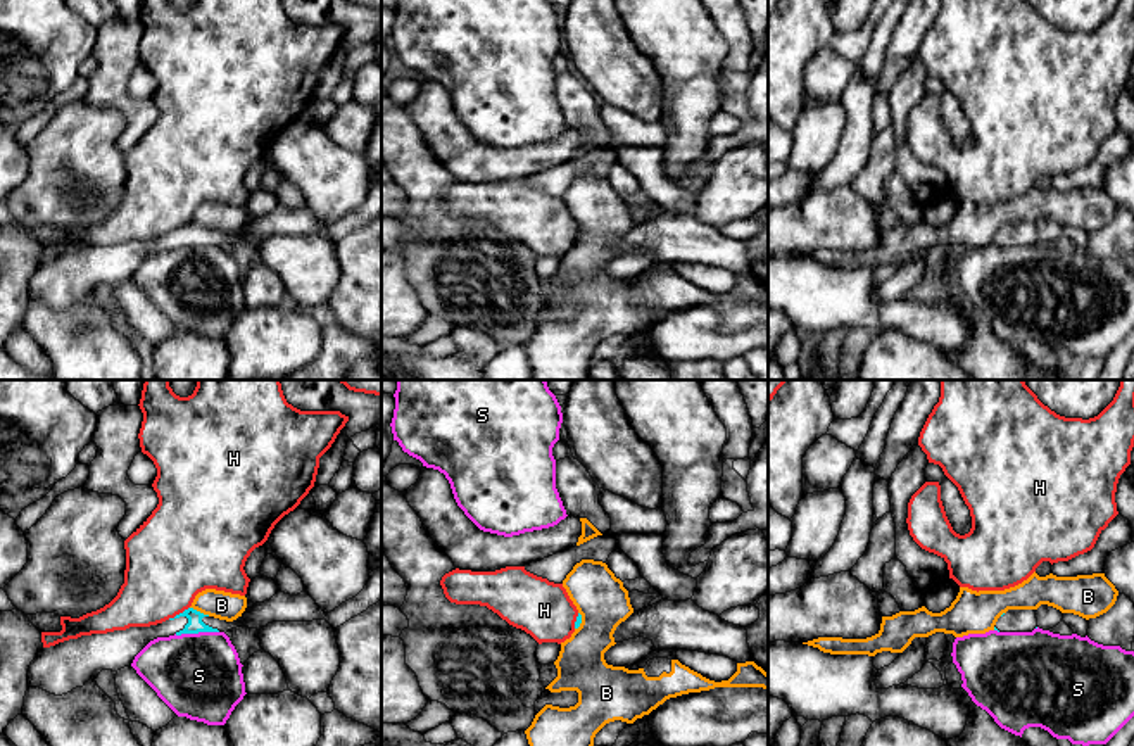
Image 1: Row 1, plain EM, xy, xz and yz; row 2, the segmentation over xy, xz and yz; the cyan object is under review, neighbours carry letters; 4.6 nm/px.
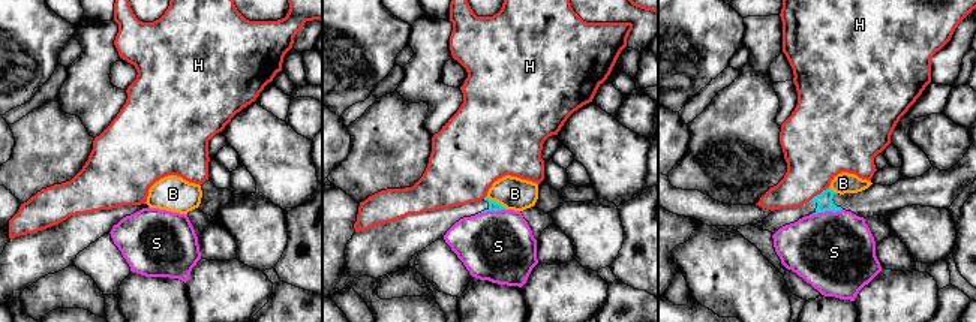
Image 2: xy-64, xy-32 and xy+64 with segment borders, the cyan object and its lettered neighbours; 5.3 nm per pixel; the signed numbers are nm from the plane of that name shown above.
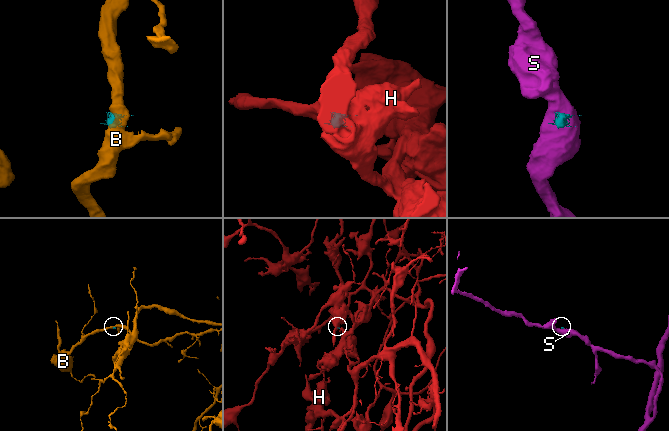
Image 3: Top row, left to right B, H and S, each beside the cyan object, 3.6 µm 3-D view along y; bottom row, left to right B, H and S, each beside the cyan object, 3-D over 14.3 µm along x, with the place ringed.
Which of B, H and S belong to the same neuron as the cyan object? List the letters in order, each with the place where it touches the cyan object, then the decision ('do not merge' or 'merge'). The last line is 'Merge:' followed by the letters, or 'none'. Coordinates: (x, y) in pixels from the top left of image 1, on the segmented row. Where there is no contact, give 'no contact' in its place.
B: contact xy (199, 612); do not merge
H: contact xy (180, 613); do not merge
S: contact xy (195, 632); do not merge
Merge: none

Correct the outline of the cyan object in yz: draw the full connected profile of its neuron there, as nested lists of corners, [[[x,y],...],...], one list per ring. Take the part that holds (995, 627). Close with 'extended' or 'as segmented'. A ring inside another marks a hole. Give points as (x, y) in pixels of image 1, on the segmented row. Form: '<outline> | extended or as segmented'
[[[1008,610],[994,625],[998,632],[1032,632],[1034,629],[1037,629],[1034,610]]] | extended

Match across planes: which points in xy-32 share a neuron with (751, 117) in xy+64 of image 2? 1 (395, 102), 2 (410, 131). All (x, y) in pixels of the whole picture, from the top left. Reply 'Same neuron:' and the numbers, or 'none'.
Same neuron: 1, 2

